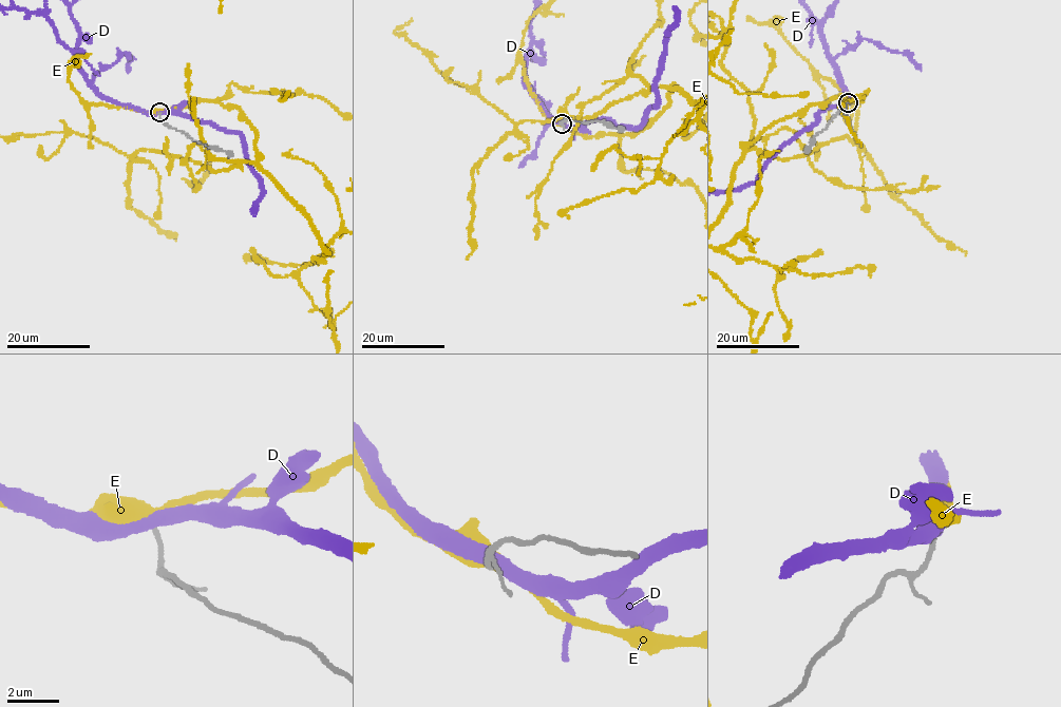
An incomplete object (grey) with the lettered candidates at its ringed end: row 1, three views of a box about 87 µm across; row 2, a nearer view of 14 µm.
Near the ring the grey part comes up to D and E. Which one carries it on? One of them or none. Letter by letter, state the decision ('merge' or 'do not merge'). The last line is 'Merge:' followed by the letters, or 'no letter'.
D: do not merge
E: merge
Merge: E

